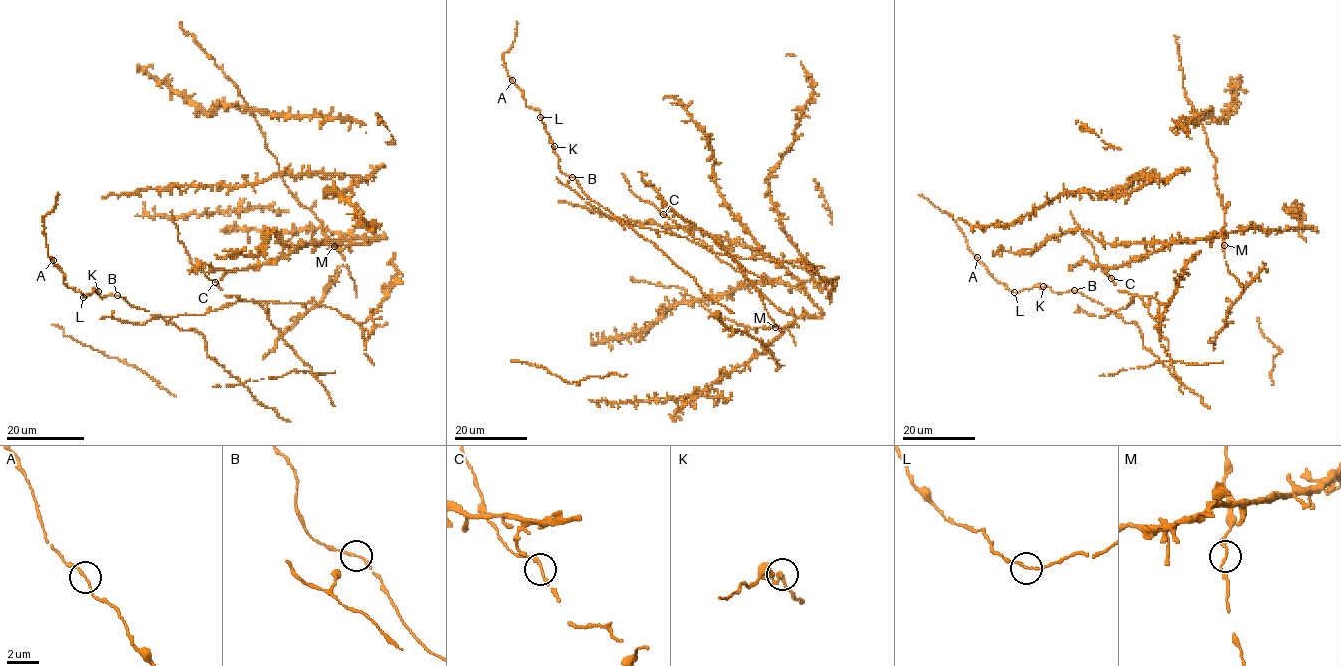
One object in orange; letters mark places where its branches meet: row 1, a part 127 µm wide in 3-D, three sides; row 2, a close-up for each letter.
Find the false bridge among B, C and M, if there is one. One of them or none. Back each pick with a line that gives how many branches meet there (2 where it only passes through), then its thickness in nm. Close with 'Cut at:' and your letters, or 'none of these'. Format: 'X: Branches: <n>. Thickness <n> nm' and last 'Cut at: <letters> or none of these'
Cut at: none of these

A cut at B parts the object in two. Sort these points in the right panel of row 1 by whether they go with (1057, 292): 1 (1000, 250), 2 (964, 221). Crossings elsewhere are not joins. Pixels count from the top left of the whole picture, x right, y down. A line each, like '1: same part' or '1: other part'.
1: other part
2: other part

